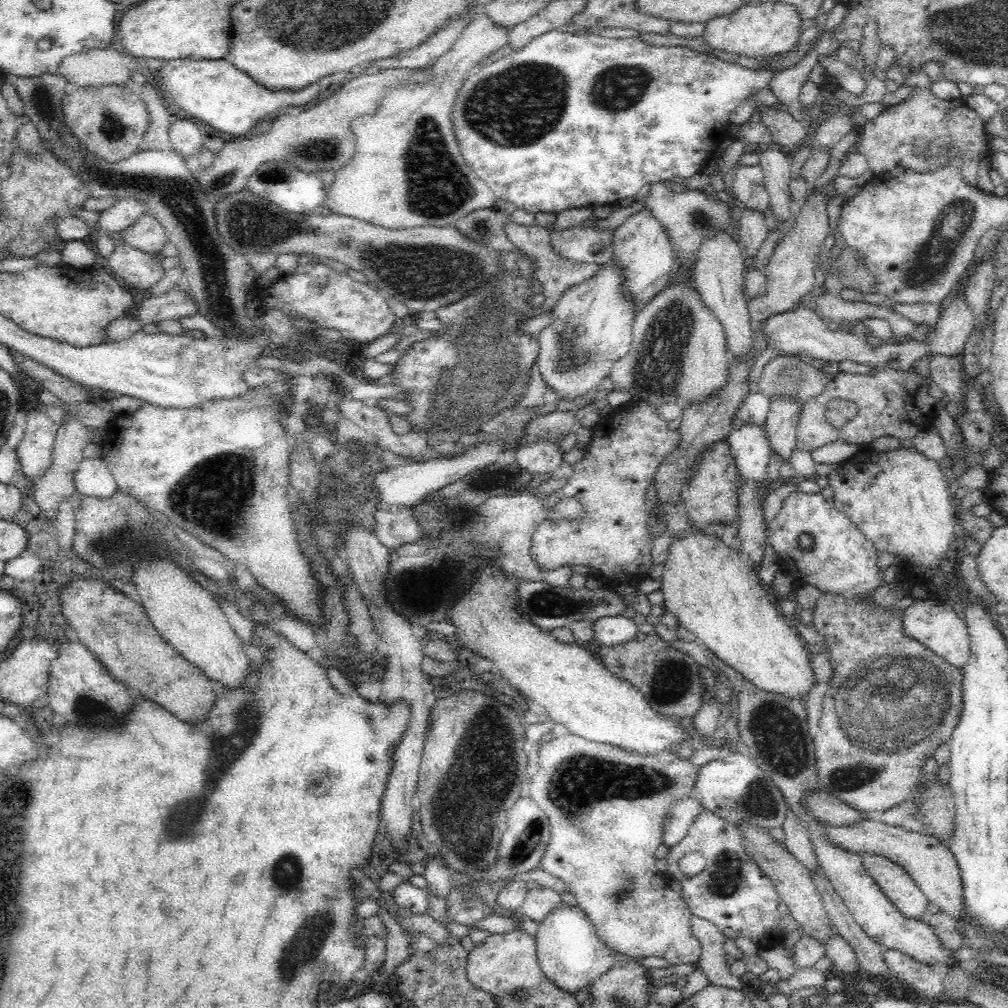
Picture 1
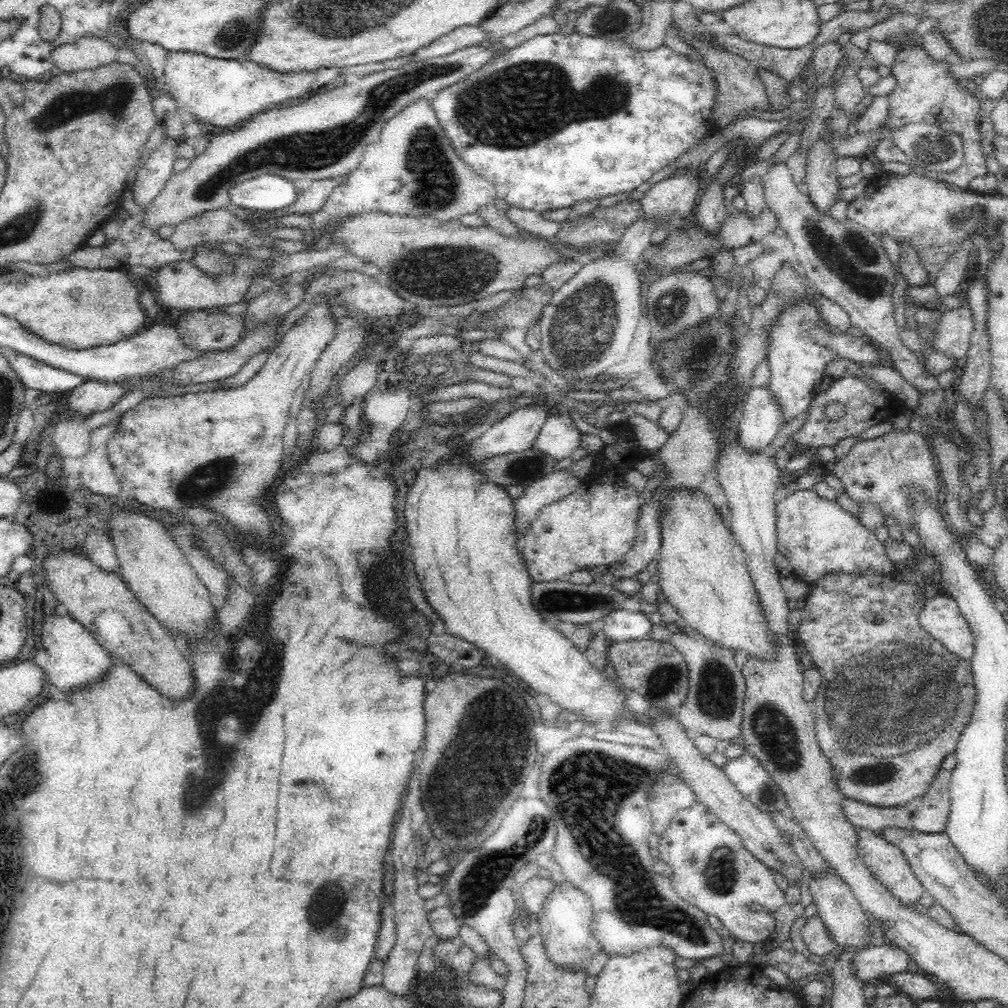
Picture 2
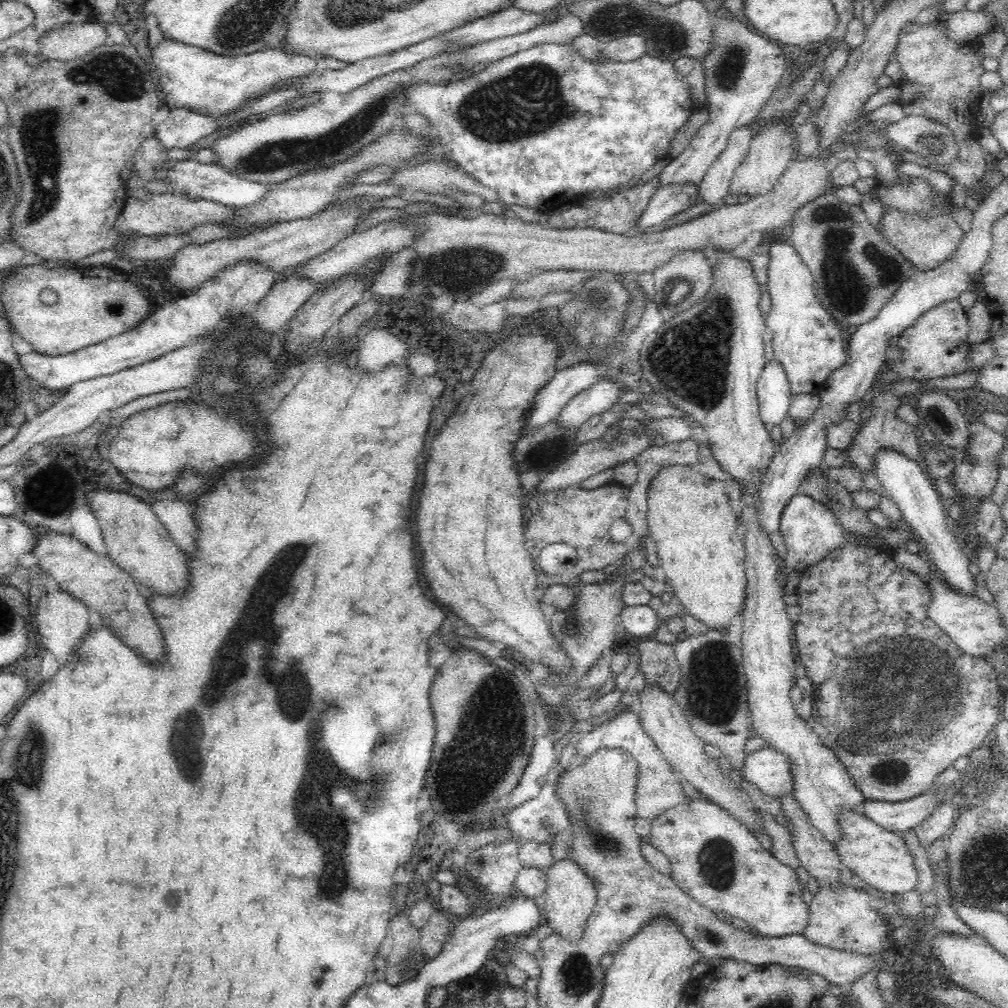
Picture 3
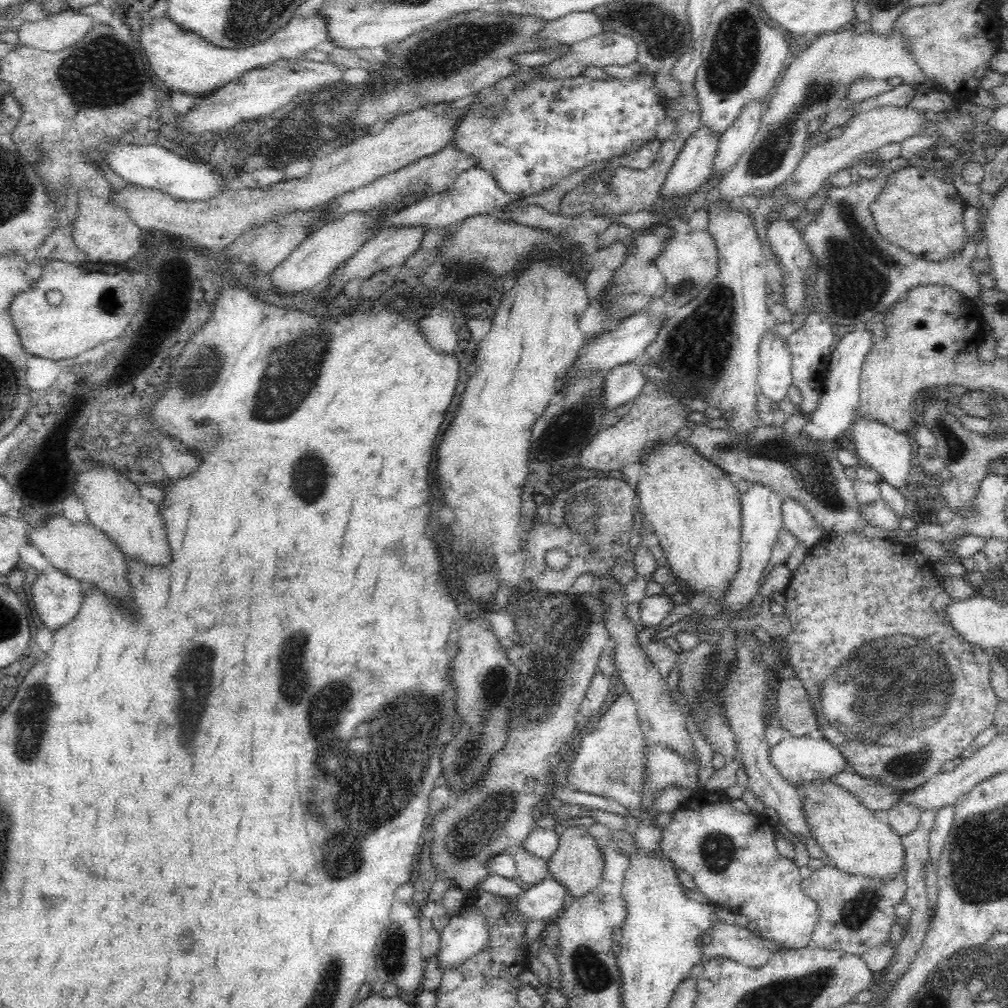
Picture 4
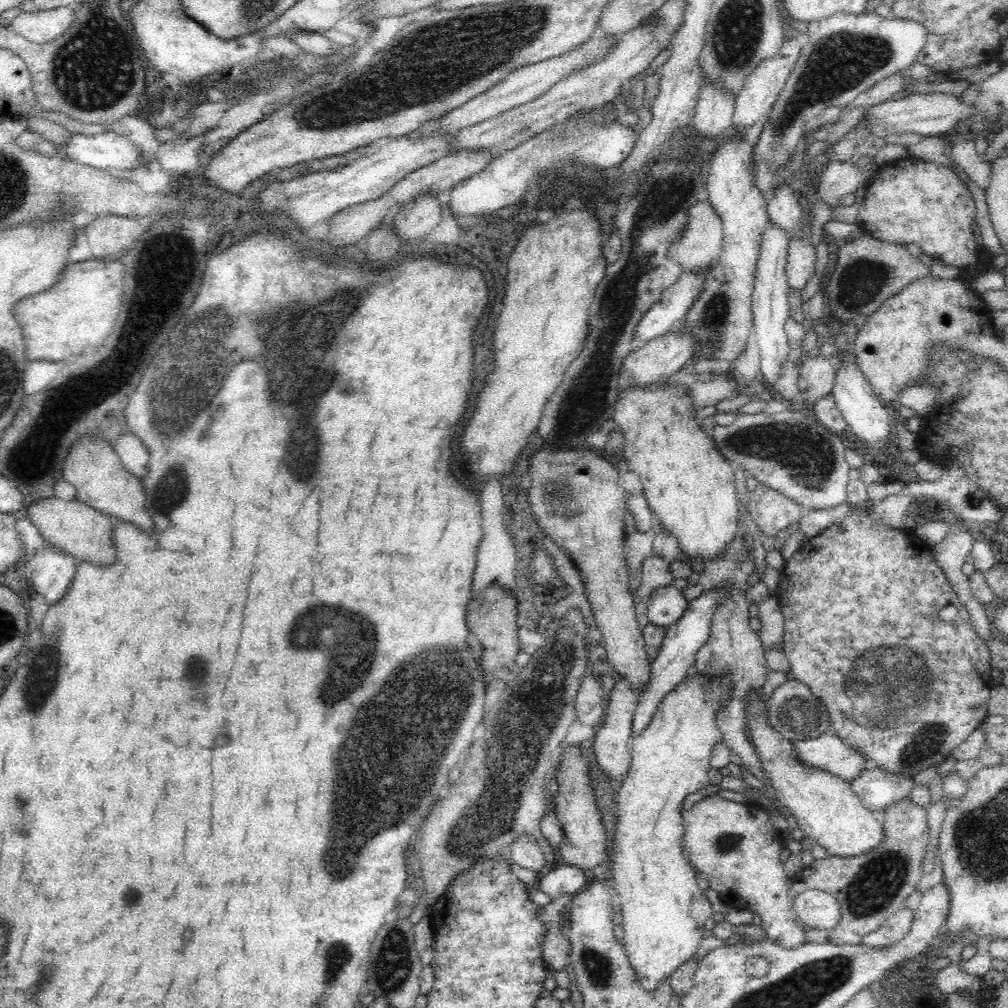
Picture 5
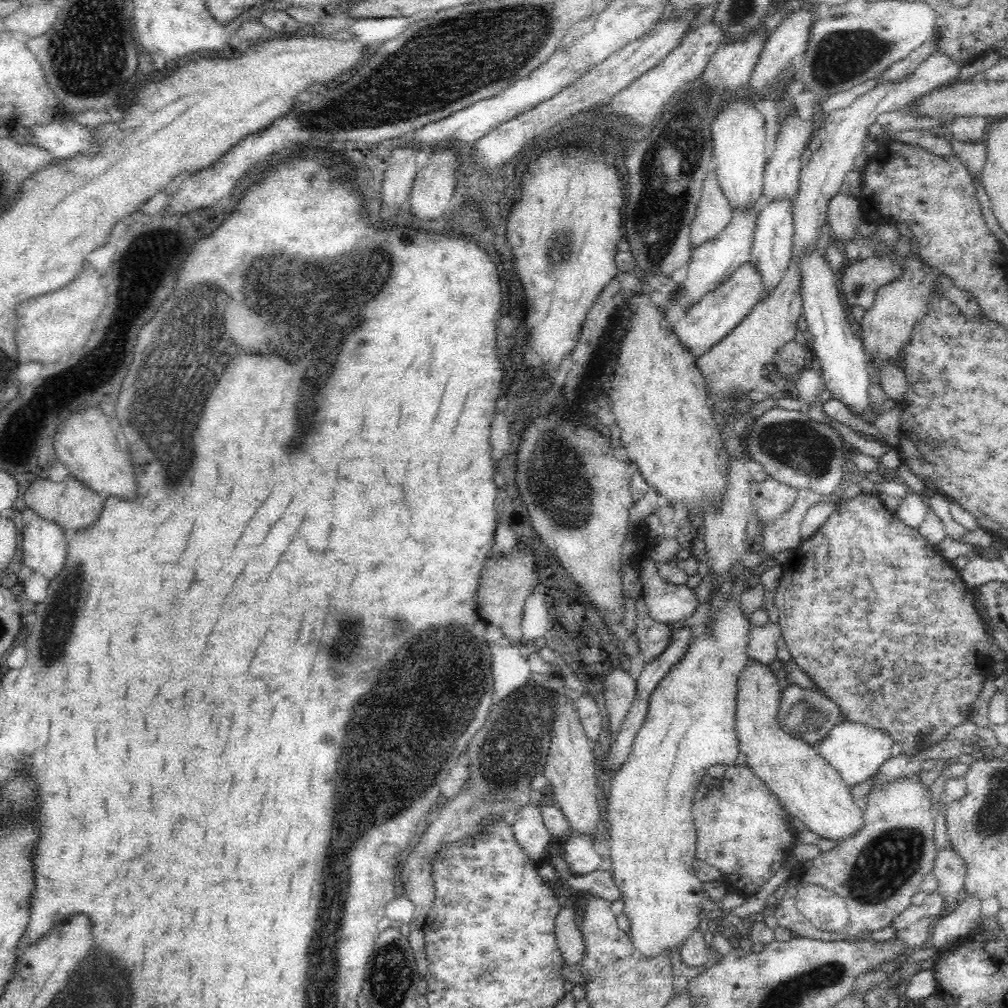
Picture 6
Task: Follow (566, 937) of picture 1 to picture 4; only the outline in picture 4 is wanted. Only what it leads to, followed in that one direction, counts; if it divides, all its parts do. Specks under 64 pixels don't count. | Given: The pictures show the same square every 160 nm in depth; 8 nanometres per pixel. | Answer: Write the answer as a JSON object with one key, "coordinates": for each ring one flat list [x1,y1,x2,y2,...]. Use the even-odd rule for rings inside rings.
{"coordinates":[[567,828,560,836,559,844,554,855,547,862,548,876,562,883,566,888,567,903,578,900,592,892,602,880,603,856,594,838,586,833,584,828]]}

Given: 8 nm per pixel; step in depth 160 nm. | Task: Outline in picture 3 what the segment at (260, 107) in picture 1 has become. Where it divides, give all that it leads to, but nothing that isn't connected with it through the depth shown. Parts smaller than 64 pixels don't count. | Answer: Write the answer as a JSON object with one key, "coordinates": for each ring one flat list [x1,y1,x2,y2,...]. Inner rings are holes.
{"coordinates":[[166,37,152,52,152,62,159,72,156,79,160,92,167,96,166,105,208,117,224,117,238,112,254,98,298,84,316,68,316,59,306,55,288,55,280,46,229,57]]}

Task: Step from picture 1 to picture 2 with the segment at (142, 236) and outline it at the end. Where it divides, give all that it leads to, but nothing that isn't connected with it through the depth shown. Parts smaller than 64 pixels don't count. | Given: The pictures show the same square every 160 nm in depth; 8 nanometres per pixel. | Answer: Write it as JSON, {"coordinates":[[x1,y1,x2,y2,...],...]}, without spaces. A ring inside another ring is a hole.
{"coordinates":[[484,44,467,46,397,69,343,79,327,92,298,100,296,106,258,113,241,126,210,140,207,149,196,155,186,170,170,175,166,186,135,218,142,227,158,233,161,226,176,226,204,211,227,208,231,203,229,190,256,176,277,174,301,184,344,177,360,164,365,146,380,140,384,121,400,113,410,102,418,98,432,100,443,88,476,72,493,58,491,49,504,50]]}

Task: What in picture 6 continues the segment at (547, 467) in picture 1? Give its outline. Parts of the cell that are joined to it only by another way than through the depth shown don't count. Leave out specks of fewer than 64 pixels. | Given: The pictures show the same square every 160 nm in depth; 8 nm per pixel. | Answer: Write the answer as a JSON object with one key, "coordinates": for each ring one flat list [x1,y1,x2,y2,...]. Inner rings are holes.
{"coordinates":[[749,260,748,264,742,263,742,266,740,265,730,275,730,278,703,296,696,306,687,310,684,318,672,323,666,322,666,325,669,325,668,329,677,335,678,341,689,352,696,349,709,349,731,333,732,329,739,326,740,322,748,315,748,310,755,306,760,298,762,298,762,281]]}

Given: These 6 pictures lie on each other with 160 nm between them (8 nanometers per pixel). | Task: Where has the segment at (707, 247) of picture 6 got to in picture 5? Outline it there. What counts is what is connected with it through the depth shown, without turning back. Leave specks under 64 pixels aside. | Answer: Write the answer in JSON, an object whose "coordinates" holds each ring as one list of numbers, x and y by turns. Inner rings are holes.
{"coordinates":[[681,273,678,280,664,290,660,300,641,317,633,340,648,344,650,340,666,336,671,329,676,328,704,288,708,273]]}

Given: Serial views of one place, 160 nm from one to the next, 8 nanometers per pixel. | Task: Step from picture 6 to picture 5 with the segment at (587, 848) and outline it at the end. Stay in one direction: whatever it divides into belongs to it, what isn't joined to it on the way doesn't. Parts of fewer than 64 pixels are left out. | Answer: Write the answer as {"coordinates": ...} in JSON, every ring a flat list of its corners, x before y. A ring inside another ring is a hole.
{"coordinates":[[558,864,543,871,534,887,540,889,544,895,548,895,552,901,565,894,572,896,578,893,589,880,582,870,568,864]]}

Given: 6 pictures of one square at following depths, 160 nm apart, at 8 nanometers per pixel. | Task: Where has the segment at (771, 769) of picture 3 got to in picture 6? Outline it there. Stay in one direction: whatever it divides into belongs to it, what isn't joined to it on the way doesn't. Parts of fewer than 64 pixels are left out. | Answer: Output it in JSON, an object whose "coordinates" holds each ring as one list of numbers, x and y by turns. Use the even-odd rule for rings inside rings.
{"coordinates":[[844,721,835,724,824,738,813,746,820,756,824,757,824,760,828,761,840,773,846,785,853,788,874,776,876,770,880,768,880,764,890,759,892,744,894,744,892,737,888,737,888,734,882,733,880,729]]}

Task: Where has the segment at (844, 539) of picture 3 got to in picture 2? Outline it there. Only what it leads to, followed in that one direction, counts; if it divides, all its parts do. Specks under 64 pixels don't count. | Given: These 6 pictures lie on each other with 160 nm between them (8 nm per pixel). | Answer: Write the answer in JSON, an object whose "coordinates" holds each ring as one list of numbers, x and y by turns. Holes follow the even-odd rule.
{"coordinates":[[810,489,797,490,783,498,776,507,777,550,791,564,792,572,807,583,815,583,830,573,854,573,864,571,890,575,896,571,888,559,884,545,876,535,836,501,820,497]]}

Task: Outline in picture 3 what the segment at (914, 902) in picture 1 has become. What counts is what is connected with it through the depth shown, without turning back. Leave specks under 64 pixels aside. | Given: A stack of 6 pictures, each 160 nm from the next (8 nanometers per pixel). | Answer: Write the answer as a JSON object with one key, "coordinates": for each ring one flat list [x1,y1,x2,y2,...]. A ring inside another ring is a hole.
{"coordinates":[[858,809,842,814,840,829,844,836,841,838,838,852,846,868,880,892,892,892,897,895,916,890,917,871,913,864,913,857,904,843,902,832,884,830,860,814]]}

